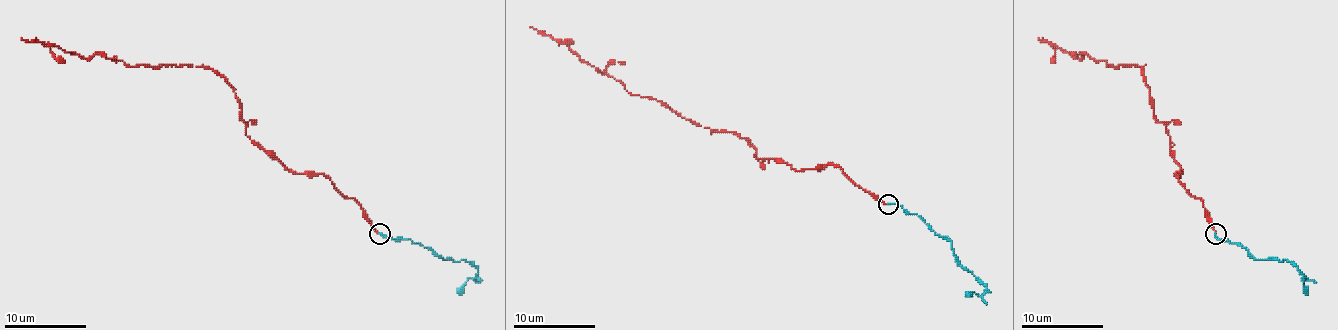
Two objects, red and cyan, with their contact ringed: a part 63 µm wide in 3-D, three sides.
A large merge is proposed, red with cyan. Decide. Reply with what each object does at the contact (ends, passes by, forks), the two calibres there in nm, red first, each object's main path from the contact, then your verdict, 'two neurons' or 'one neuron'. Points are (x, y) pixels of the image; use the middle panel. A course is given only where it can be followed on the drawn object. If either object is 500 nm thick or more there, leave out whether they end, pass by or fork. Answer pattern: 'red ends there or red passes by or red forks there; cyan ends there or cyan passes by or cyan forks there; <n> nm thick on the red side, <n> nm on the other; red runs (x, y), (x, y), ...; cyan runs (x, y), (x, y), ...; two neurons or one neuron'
red ends there; cyan ends there; 150 nm thick on the red side, 190 nm on the other; red runs (888, 204), (838, 167), (797, 171), (756, 158), (737, 134), (628, 92), (530, 27); cyan runs (888, 204), (898, 204), (916, 214), (951, 243), (955, 259), (986, 290), (978, 296), (974, 292), (968, 296); one neuron

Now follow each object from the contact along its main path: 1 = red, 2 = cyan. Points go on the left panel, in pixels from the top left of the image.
1: (379, 233), (321, 173), (289, 171), (247, 136), (241, 103), (210, 68), (128, 66), (21, 37)
2: (379, 233), (408, 239), (447, 260), (470, 262), (478, 274), (465, 282), (459, 295)

